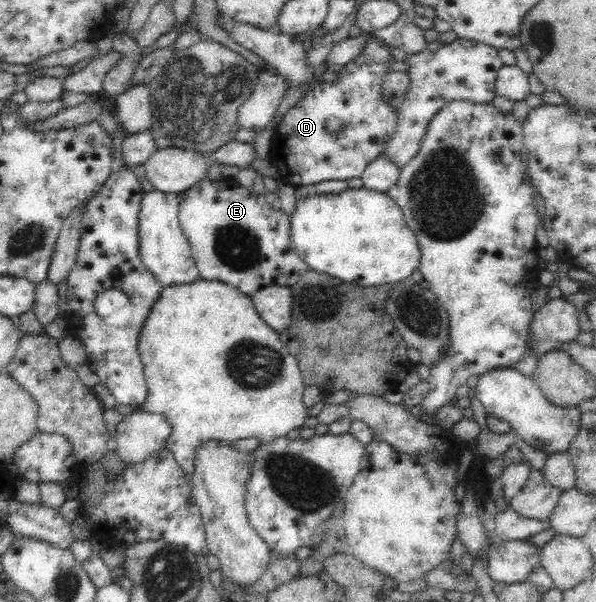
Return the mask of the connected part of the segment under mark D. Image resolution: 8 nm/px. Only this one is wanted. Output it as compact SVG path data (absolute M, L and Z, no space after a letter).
M371 34L363 48L357 58L342 66L343 70L337 73L337 80L317 81L309 92L304 92L296 104L279 117L272 136L269 158L277 167L279 176L294 188L299 185L319 184L325 180L361 177L368 164L384 154L387 142L391 140L393 132L397 132L397 111L382 95L384 76L393 72L390 71L390 65L395 62L391 52L393 46Z

